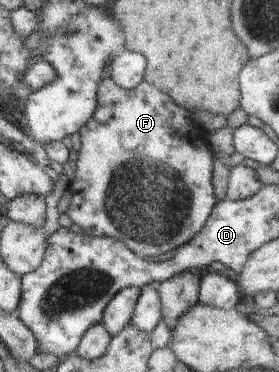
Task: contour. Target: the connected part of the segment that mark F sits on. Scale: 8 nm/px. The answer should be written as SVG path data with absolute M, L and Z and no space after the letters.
M104 75L102 80L96 84L96 87L95 111L91 119L79 131L81 134L81 148L79 148L77 162L73 163L77 168L75 168L75 180L69 184L71 188L71 204L66 214L71 218L73 224L77 224L83 230L83 233L91 237L105 236L119 240L139 257L159 257L161 254L186 244L191 240L192 236L201 232L205 222L207 222L211 212L214 210L217 204L213 187L214 154L210 151L207 144L203 142L203 138L199 134L193 134L197 126L193 117L191 117L193 114L185 110L185 108L177 106L167 95L167 92L159 90L159 88L155 87L155 84L142 81L136 88L125 90L115 84L109 76Z

